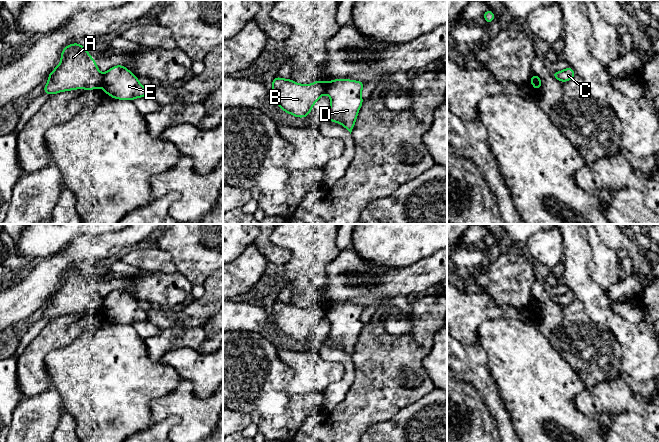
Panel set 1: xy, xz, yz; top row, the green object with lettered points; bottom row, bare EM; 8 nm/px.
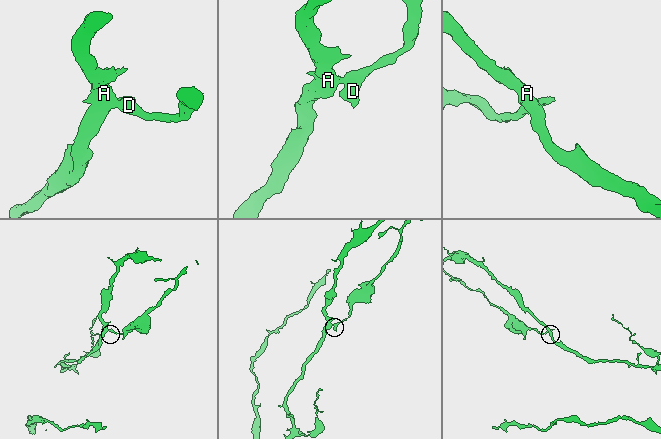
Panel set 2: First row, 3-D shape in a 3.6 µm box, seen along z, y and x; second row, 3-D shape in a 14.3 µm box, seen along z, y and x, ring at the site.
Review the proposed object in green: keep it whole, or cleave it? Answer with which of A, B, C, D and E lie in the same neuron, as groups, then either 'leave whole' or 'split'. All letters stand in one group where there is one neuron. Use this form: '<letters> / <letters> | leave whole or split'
A B / C D E | split

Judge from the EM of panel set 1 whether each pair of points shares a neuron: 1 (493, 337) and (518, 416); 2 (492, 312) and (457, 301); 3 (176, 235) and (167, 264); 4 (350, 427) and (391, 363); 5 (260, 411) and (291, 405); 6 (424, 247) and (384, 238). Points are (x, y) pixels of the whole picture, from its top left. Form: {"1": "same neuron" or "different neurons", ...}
{"1": "same neuron", "2": "same neuron", "3": "different neurons", "4": "same neuron", "5": "same neuron", "6": "same neuron"}

